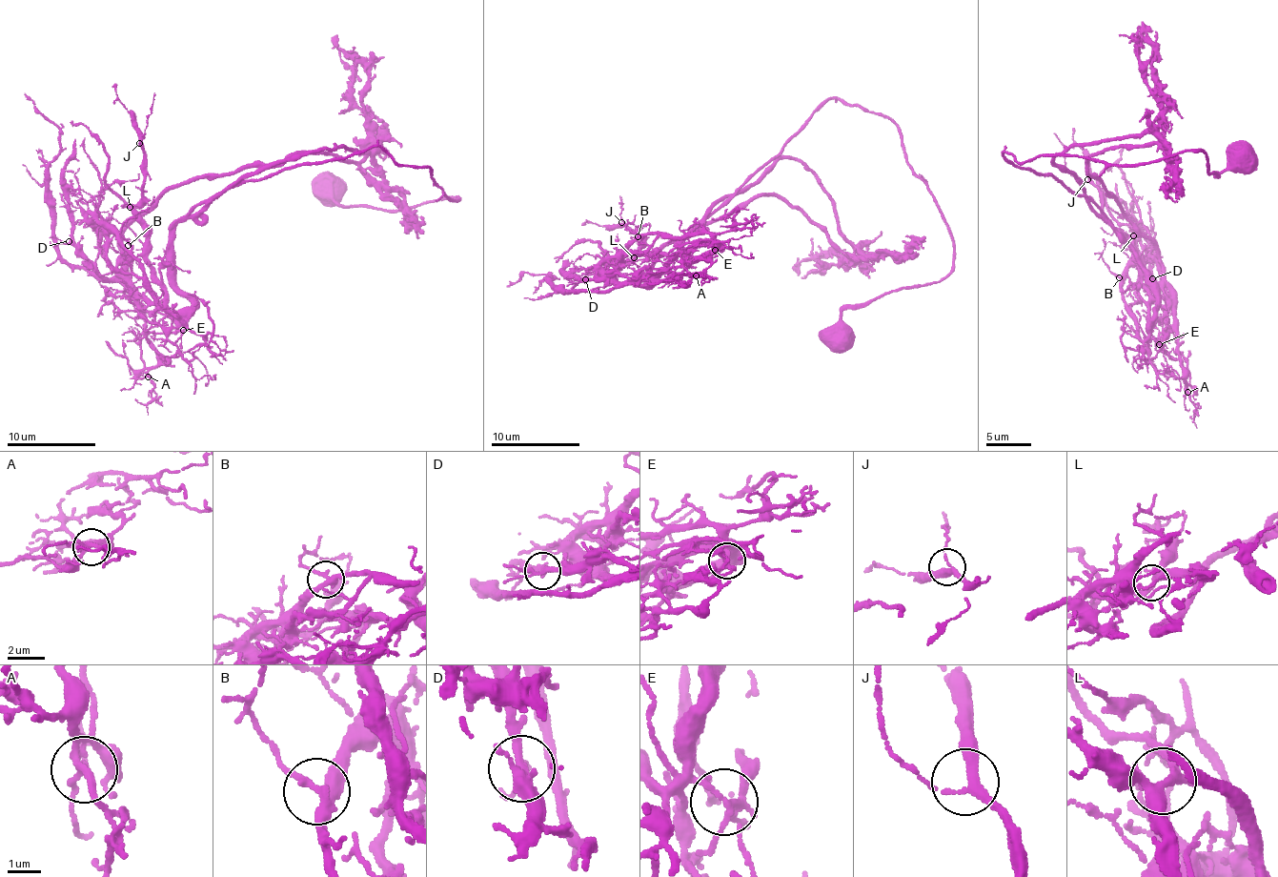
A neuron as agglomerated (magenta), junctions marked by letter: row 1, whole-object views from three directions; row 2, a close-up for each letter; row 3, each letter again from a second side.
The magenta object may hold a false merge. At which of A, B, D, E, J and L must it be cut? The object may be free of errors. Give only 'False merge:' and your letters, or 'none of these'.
False merge: E

